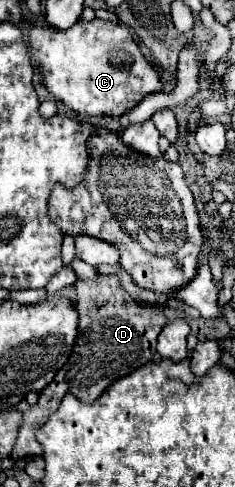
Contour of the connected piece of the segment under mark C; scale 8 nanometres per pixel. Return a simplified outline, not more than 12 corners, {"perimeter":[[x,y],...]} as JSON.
{"perimeter":[[28,26],[44,86],[76,114],[120,118],[160,74],[130,30]]}

